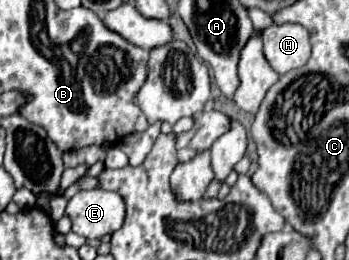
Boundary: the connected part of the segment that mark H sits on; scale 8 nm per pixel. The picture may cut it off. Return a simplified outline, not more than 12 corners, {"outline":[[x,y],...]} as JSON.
{"outline":[[273,24],[261,36],[265,58],[279,74],[311,56],[301,24]]}

